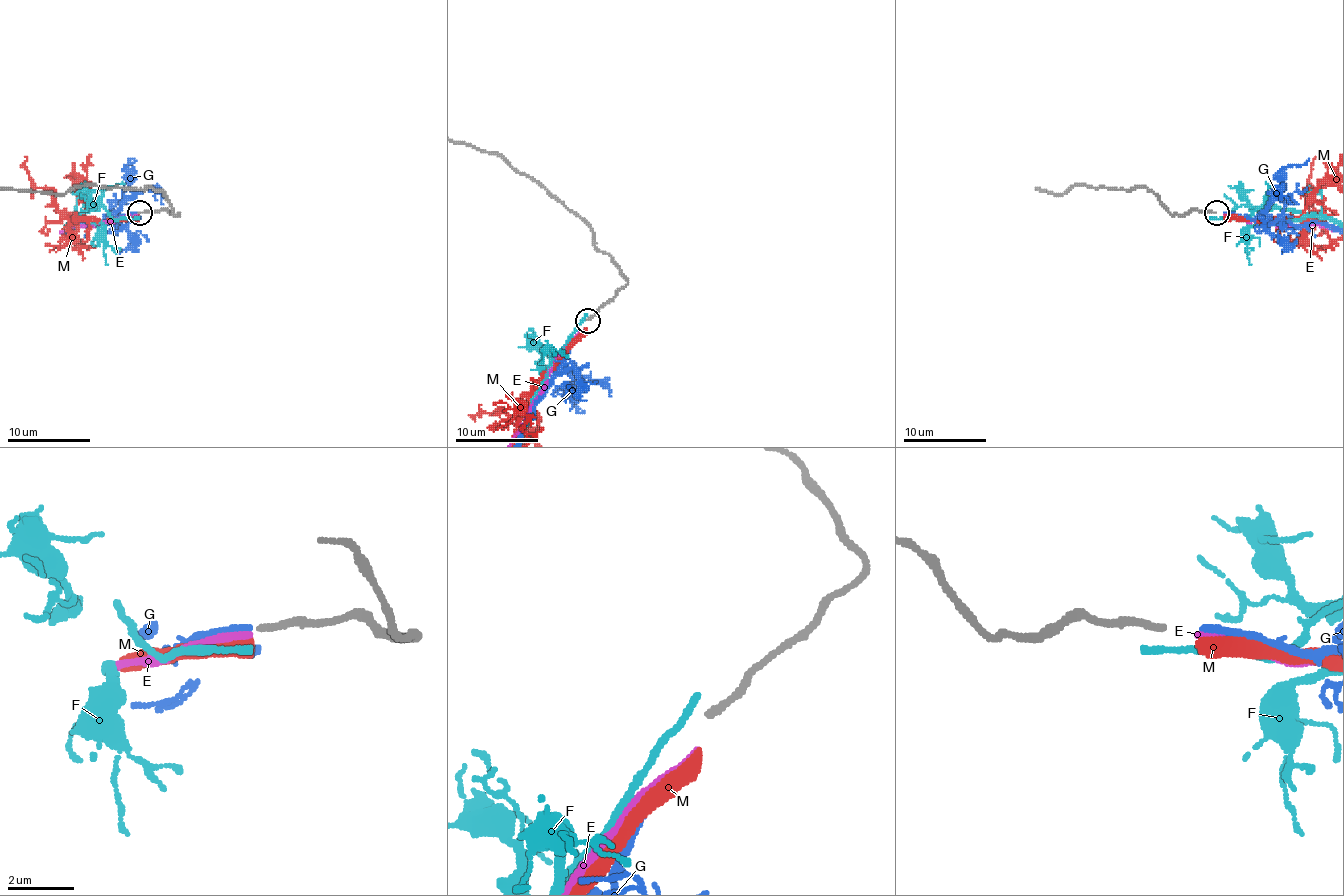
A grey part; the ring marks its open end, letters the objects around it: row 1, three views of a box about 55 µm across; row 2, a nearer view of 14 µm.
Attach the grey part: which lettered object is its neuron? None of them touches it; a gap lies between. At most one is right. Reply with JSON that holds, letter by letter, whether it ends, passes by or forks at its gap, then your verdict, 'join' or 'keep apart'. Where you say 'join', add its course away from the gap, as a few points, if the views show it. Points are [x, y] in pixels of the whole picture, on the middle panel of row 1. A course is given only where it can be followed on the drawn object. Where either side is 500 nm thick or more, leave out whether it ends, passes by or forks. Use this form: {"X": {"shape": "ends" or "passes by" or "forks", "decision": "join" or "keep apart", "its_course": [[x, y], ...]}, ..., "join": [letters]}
{"E": {"shape": "ends", "decision": "keep apart"}, "F": {"shape": "ends", "decision": "keep apart"}, "G": {"shape": "ends", "decision": "join"}, "M": {"shape": "ends", "decision": "keep apart"}, "join": ["G"]}

